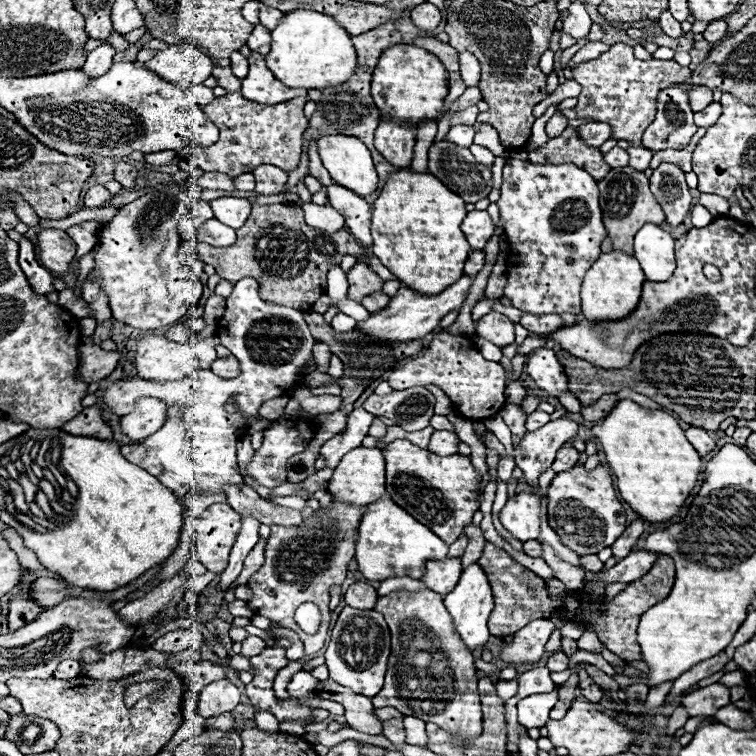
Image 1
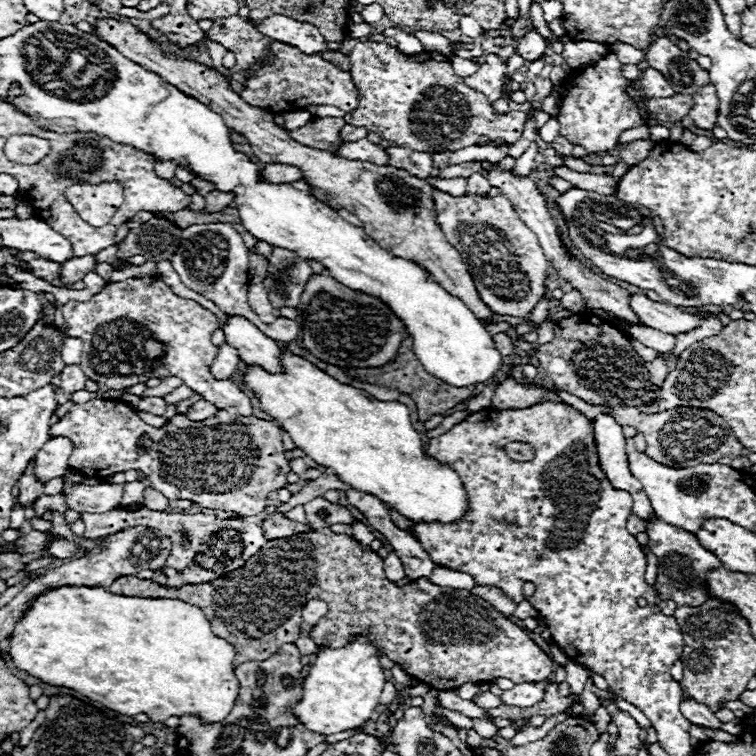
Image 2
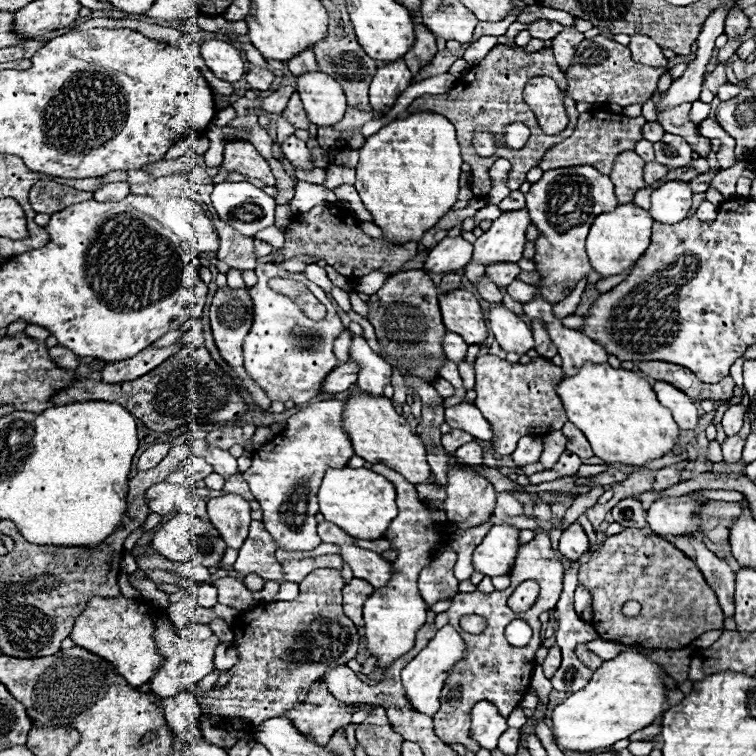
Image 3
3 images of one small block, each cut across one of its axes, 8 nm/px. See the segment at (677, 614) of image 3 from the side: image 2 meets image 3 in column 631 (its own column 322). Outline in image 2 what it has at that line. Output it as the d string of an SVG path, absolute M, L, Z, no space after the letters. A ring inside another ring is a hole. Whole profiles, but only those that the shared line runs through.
M320 528L302 536L290 536L286 540L268 540L242 568L224 574L210 584L168 588L150 580L140 580L136 576L120 576L108 590L114 594L140 598L178 598L202 608L212 624L214 634L236 648L234 666L248 660L266 660L282 644L294 642L300 636L300 608L304 598L306 602L324 600L328 604L328 614L310 630L310 636L318 646L342 648L348 646L354 636L368 632L370 642L376 644L390 660L402 666L410 676L436 690L454 690L466 682L488 684L496 678L508 678L514 684L540 682L550 678L554 672L554 660L542 652L522 628L494 610L486 600L470 594L468 590L434 586L430 580L414 580L412 584L398 588L394 582L386 580L384 560L376 552L364 552L354 538L346 534L334 534L330 528Z

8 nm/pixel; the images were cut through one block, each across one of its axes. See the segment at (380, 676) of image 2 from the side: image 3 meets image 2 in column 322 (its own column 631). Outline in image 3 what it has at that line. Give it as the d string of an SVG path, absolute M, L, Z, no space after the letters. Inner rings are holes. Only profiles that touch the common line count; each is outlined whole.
M632 648L620 652L612 660L606 660L582 690L574 692L554 708L554 742L564 750L592 752L596 748L612 746L614 742L654 724L666 712L664 674L664 668L656 666L652 660Z

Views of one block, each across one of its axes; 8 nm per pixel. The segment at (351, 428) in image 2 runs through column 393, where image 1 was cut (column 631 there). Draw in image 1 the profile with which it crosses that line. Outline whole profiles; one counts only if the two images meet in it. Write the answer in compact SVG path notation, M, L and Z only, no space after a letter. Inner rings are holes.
M632 400L616 402L610 414L592 428L592 436L602 446L608 466L616 474L620 496L646 522L666 522L678 514L698 480L700 456L716 448L704 428L690 426L684 436L674 416L664 410L644 408Z

